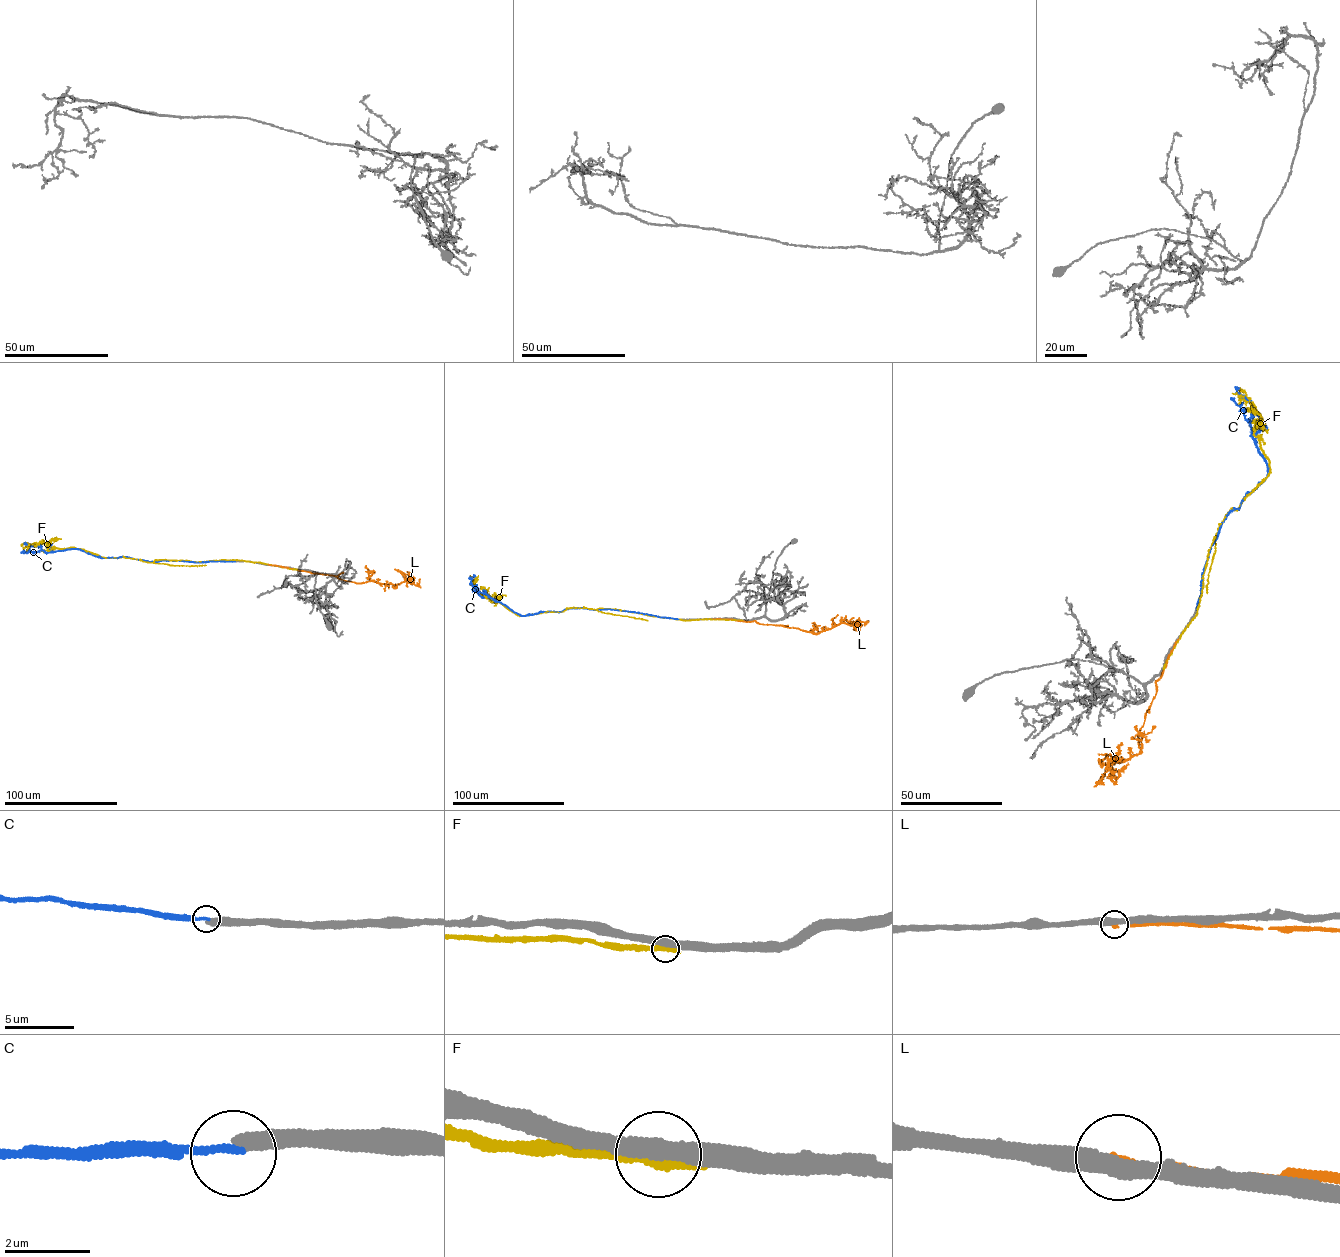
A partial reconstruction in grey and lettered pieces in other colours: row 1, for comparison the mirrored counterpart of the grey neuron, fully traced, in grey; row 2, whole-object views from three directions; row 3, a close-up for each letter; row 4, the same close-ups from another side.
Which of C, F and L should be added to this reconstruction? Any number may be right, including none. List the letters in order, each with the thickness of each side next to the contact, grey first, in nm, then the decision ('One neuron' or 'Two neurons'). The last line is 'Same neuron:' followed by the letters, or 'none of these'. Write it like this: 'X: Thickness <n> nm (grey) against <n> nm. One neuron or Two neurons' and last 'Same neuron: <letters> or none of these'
C: Thickness 400 nm (grey) against 190 nm. Two neurons
F: Thickness 420 nm (grey) against 480 nm. Two neurons
L: Thickness 420 nm (grey) against 150 nm. Two neurons
Same neuron: none of these

